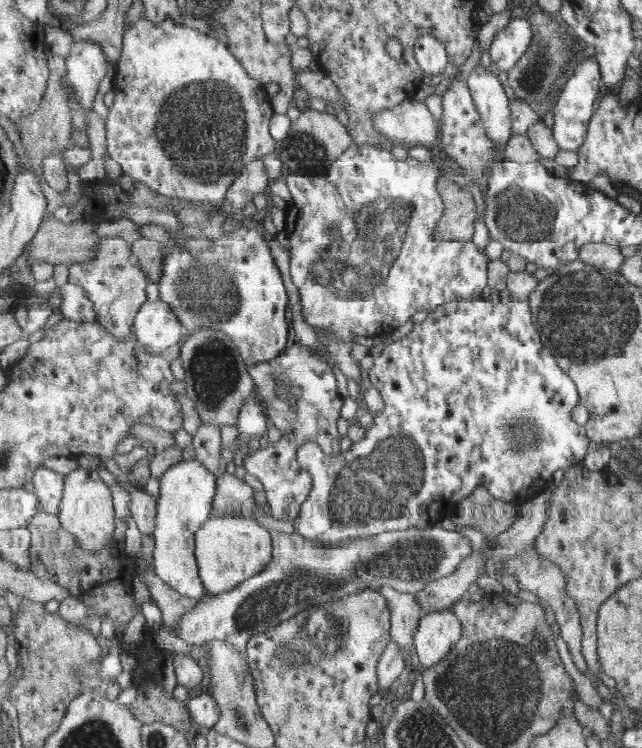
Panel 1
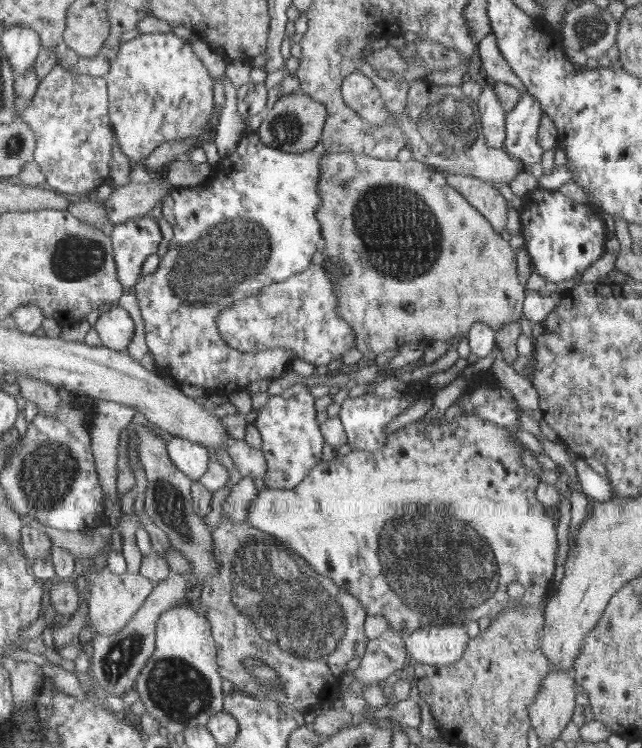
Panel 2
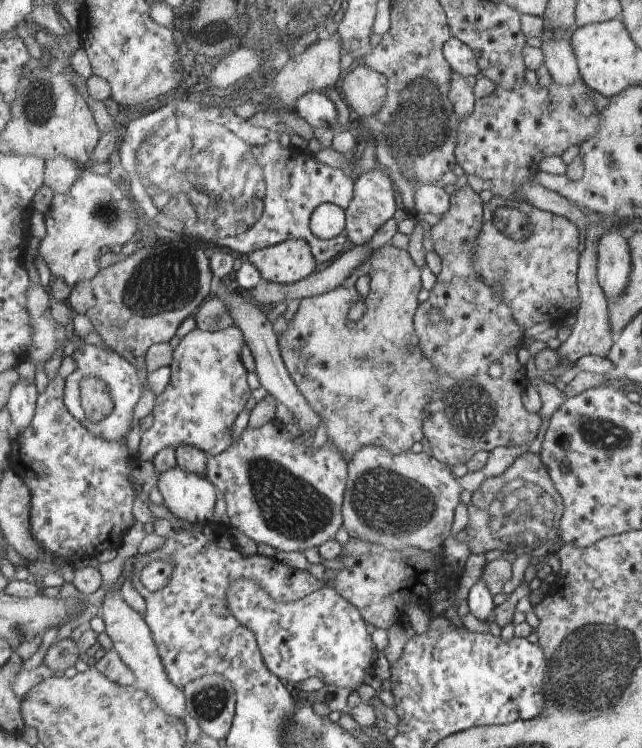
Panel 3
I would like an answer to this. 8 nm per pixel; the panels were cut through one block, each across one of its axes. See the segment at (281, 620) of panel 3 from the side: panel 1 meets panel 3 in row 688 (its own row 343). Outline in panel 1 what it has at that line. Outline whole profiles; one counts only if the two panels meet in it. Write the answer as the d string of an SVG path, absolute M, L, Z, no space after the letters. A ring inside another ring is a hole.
M353 145L323 176L295 173L286 179L292 201L282 233L291 256L290 274L301 297L303 319L312 328L334 332L345 344L353 345L361 336L382 339L420 310L431 313L448 302L477 300L488 290L489 260L475 241L434 238L445 214L445 203L435 185L439 177L449 175L449 167L431 162L418 164L411 172L411 164L395 161L389 151L387 147Z

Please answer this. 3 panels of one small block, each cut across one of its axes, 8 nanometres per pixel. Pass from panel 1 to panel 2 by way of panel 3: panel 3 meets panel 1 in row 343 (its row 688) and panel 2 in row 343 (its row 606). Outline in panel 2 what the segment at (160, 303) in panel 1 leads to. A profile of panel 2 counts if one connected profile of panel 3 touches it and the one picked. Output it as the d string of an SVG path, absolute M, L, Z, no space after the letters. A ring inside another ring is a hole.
M117 306L101 314L93 329L98 334L102 346L117 352L127 352L137 326L131 314Z

